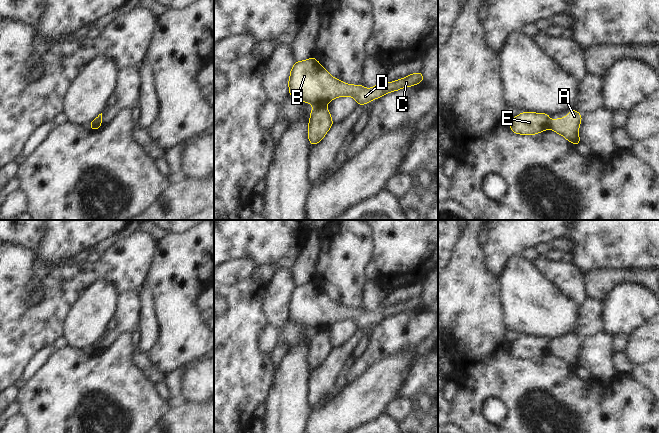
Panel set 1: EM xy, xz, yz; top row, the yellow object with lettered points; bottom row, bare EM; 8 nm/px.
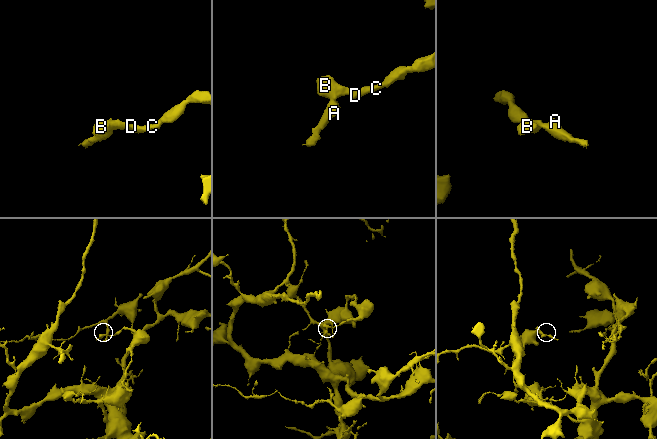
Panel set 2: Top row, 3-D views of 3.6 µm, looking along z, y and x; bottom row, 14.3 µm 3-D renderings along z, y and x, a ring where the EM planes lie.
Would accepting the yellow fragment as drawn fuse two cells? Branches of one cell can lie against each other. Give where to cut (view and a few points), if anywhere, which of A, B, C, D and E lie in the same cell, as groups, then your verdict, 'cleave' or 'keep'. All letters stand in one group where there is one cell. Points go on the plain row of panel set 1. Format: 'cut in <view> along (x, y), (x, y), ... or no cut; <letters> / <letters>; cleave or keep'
cut in xz along (323, 329), (314, 332); A / B C D E; cleave

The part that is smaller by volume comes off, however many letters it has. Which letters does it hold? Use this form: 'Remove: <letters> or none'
Remove: A

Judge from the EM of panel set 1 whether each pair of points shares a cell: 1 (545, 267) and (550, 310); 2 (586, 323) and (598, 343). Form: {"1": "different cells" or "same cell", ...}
{"1": "different cells", "2": "different cells"}

